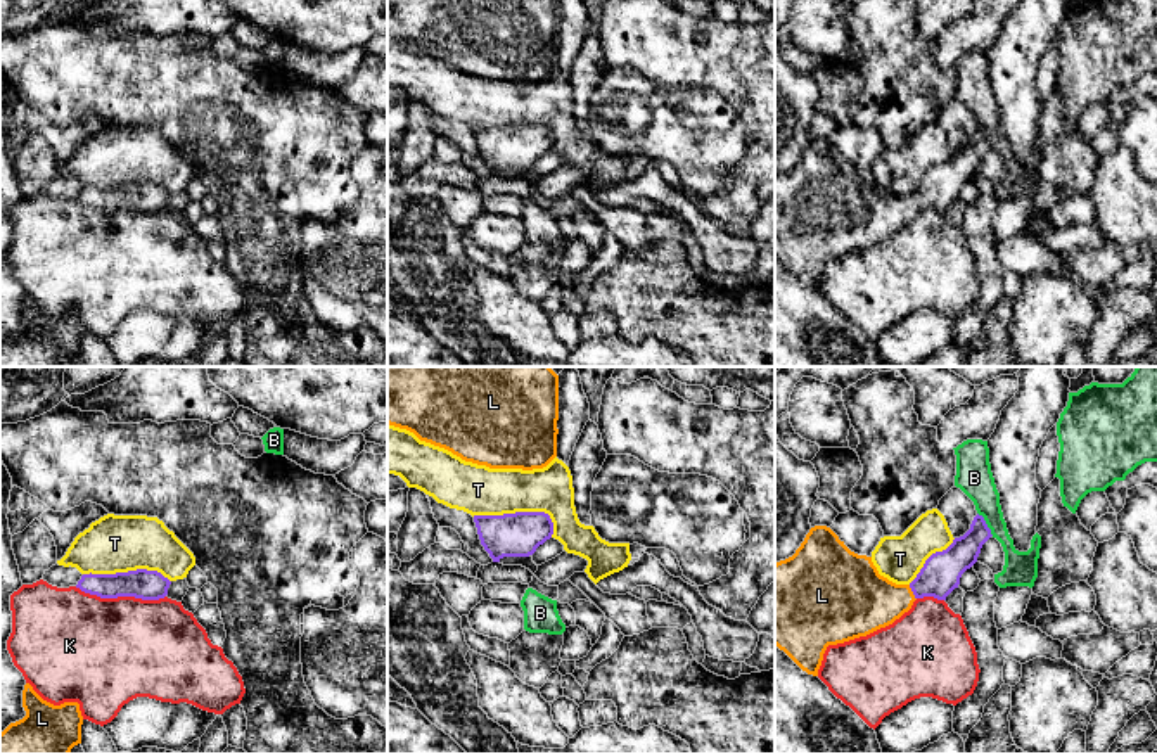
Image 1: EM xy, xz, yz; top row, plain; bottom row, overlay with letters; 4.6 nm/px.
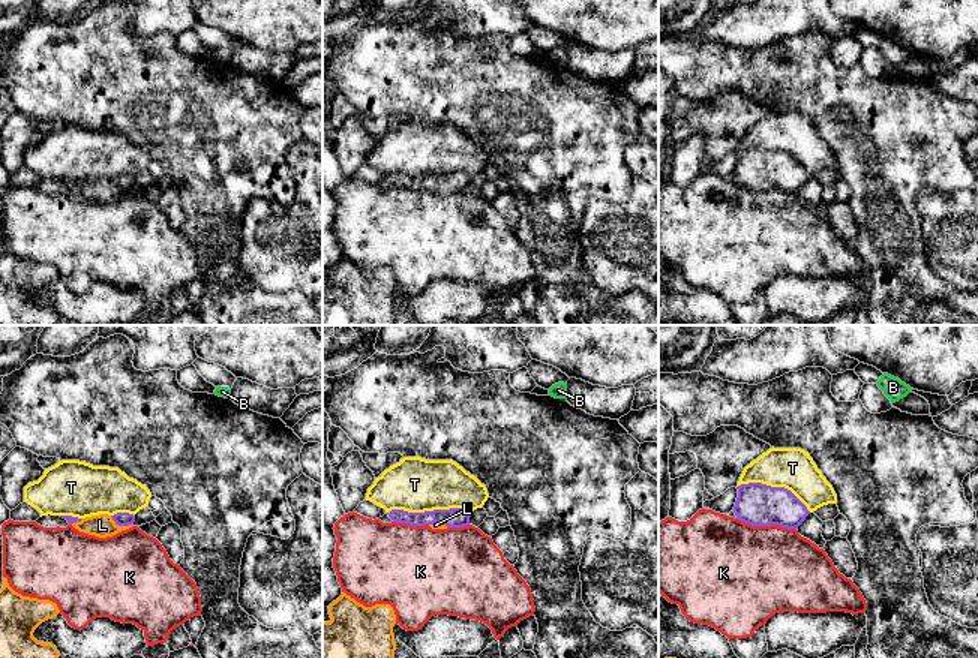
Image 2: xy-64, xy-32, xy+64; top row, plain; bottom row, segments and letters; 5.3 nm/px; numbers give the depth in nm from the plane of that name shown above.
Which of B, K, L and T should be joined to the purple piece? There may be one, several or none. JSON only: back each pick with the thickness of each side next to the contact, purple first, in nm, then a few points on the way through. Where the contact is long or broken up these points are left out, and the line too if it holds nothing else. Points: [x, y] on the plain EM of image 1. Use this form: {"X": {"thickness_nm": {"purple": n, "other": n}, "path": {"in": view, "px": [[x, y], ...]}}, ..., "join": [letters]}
{"L": {"thickness_nm": {"purple": 180, "other": 300}, "path": {"in": "yz", "px": [[941, 185], [912, 203], [893, 213], [860, 213]]}}, "join": ["L"]}

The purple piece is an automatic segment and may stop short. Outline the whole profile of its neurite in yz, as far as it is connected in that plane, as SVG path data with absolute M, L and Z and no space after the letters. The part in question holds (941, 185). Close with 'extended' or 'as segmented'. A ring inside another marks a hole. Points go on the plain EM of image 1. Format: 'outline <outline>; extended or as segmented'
outline M977 126L970 142L946 163L932 166L910 197L896 197L879 187L872 169L851 164L830 140L811 140L796 166L775 176L775 258L802 284L818 289L828 258L892 237L917 211L946 213L958 201L962 187L977 175L991 149L984 130Z; extended

